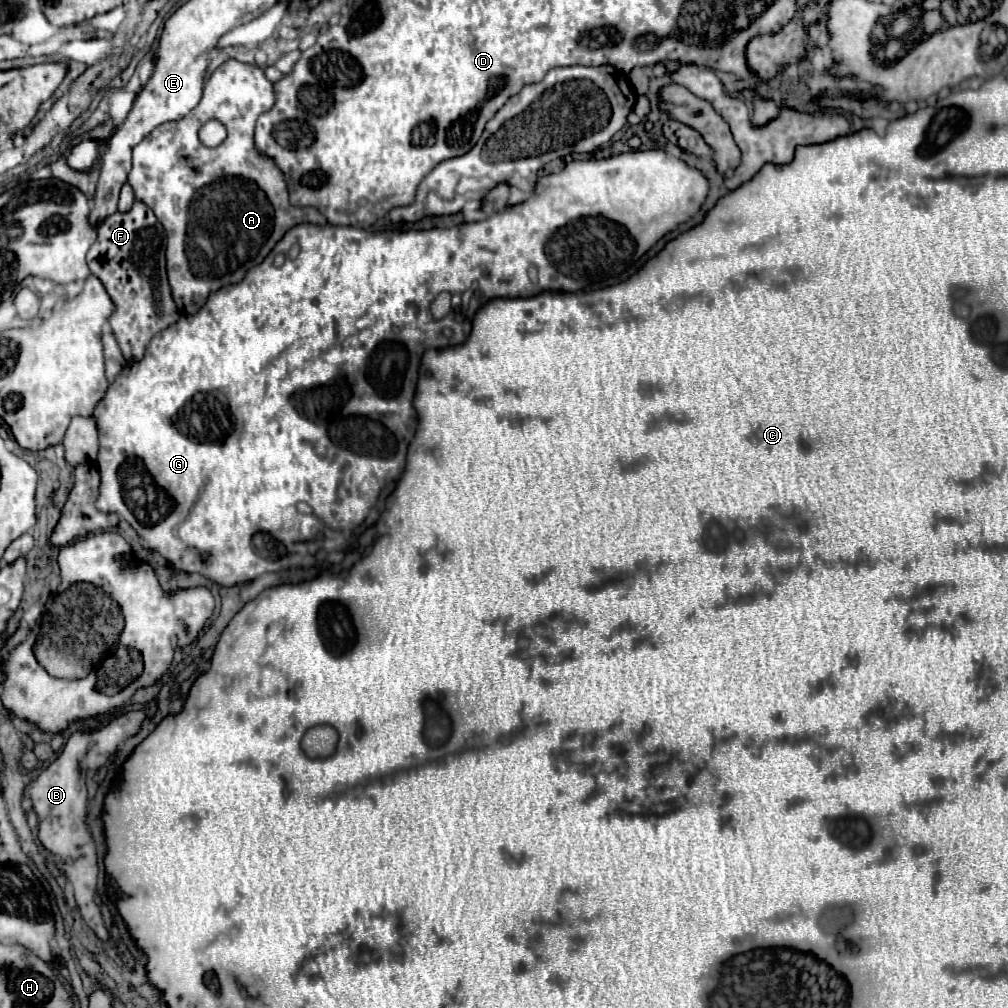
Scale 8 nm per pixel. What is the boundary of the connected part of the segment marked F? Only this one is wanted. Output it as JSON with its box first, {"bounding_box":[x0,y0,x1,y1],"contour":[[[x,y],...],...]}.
{"bounding_box":[87,200,179,362],"contour":[[[135,200],[129,212],[115,212],[99,224],[97,240],[87,252],[89,270],[103,282],[115,304],[109,326],[129,362],[141,360],[149,340],[179,320],[165,274],[165,244],[165,230],[151,208]]]}

